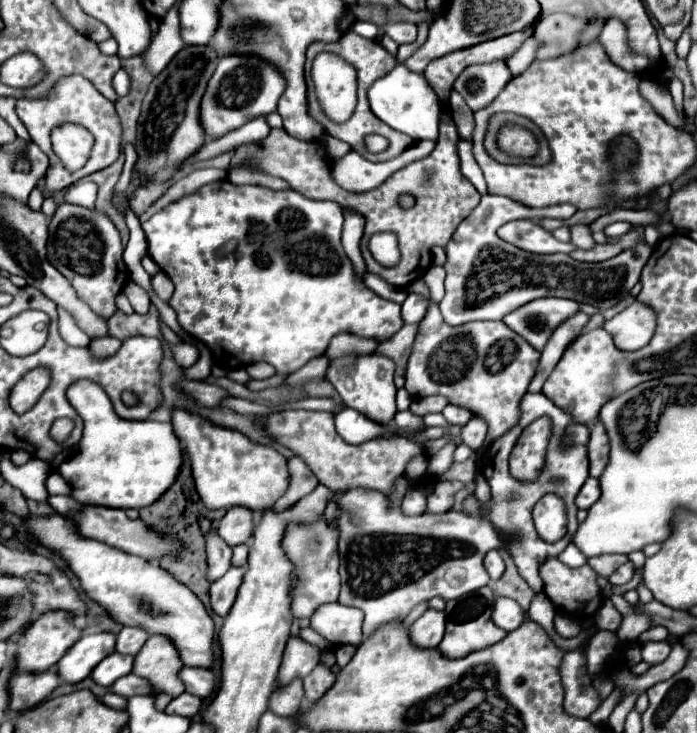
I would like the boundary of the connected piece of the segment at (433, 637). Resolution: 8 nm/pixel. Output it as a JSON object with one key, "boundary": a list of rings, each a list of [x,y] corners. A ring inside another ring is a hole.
{"boundary":[[[427,610],[411,628],[409,638],[417,648],[435,648],[443,640],[445,632],[445,614]]]}

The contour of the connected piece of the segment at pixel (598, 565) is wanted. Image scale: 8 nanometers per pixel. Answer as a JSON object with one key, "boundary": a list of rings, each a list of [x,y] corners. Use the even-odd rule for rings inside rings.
{"boundary":[[[609,554],[609,556],[595,556],[595,558],[589,558],[587,564],[603,578],[611,576],[621,564],[627,562],[627,556],[619,556],[619,554]]]}

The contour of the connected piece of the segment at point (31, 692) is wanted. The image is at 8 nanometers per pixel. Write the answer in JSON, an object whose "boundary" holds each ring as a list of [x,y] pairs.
{"boundary":[[[55,668],[41,674],[21,672],[9,680],[9,710],[21,712],[43,702],[59,684]]]}

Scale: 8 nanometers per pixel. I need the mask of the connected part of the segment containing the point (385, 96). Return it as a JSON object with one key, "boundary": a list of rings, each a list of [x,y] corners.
{"boundary":[[[397,64],[387,76],[379,78],[369,88],[369,104],[373,114],[383,120],[387,126],[411,136],[413,140],[437,140],[439,138],[439,122],[441,122],[441,102],[427,82],[427,78],[419,72],[411,72],[403,64]]]}

